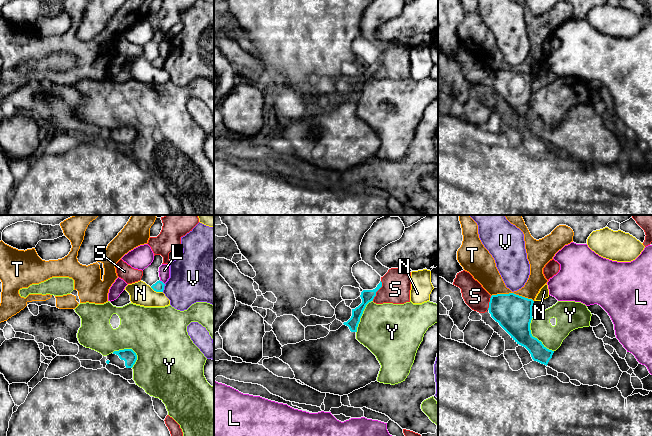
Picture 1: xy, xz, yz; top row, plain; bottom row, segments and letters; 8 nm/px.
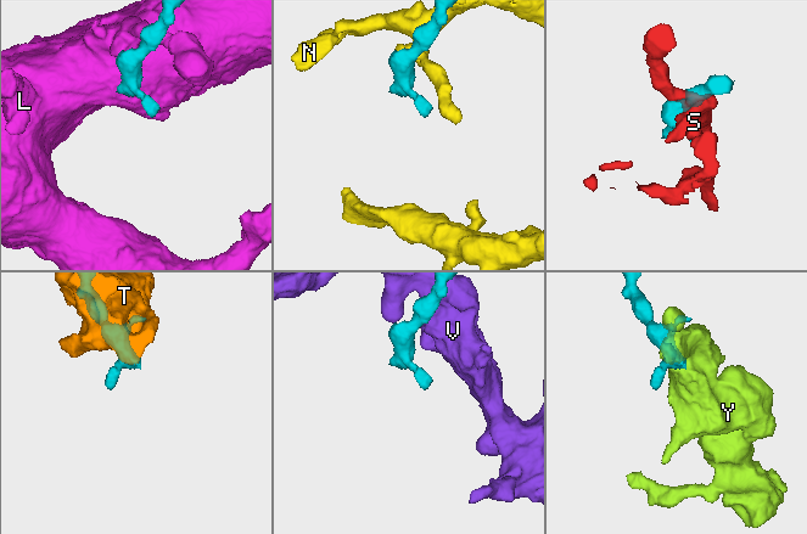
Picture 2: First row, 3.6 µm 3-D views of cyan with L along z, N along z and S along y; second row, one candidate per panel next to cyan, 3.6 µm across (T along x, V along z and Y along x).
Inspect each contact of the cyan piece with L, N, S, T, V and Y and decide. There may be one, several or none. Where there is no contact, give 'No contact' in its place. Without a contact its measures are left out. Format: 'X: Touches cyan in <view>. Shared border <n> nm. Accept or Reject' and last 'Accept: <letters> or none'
L: Touches cyan in xy. Shared border 60 nm. Reject
N: Touches cyan in xy. Shared border 110 nm. Reject
S: Touches cyan in xz. Shared border 180 nm. Reject
T: Touches cyan in yz. Shared border 340 nm. Reject
V: Touches cyan in xy. Shared border 70 nm. Reject
Y: Touches cyan in yz. Shared border 320 nm. Reject
Accept: none

